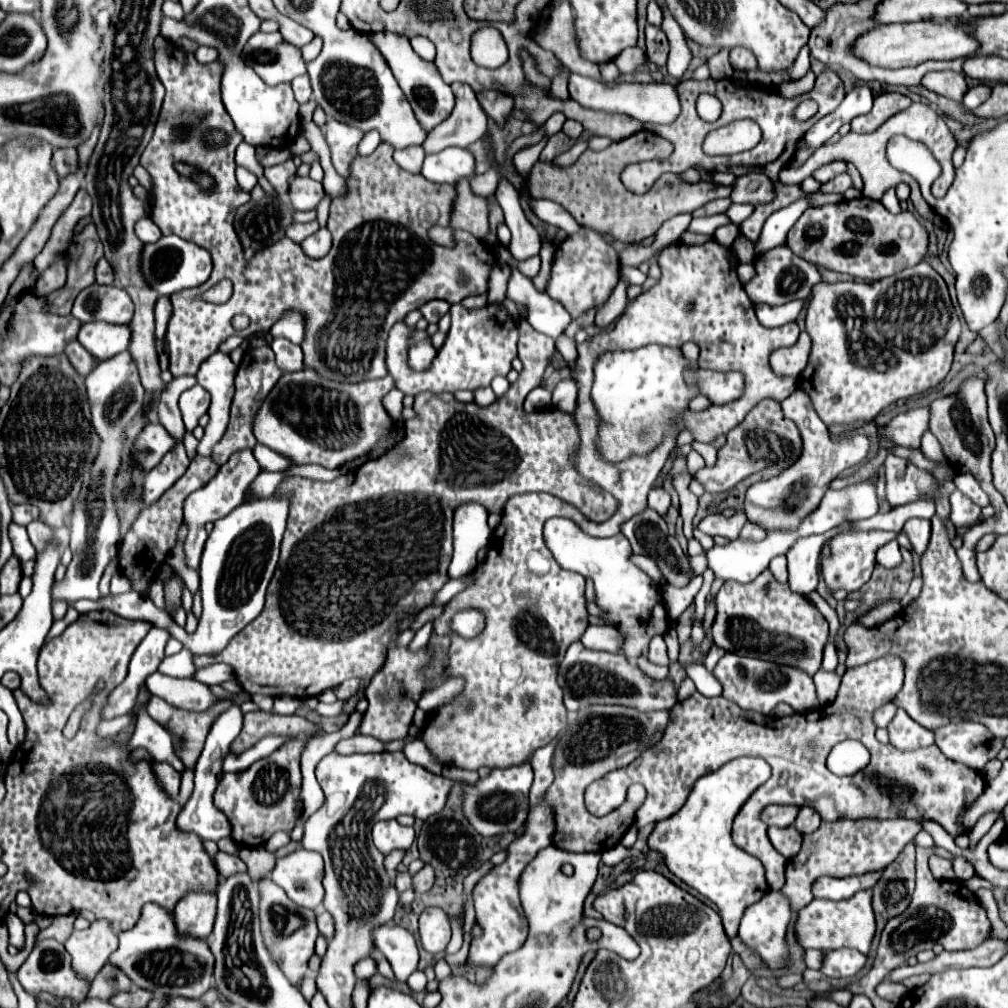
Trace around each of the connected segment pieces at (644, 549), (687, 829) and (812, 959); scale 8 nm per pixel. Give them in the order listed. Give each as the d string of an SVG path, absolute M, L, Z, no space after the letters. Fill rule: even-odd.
M646 507L644 511L640 511L640 515L634 515L630 521L622 523L620 531L626 535L626 539L630 541L634 553L638 555L648 555L652 557L660 571L664 573L664 579L672 585L678 585L678 587L684 587L690 583L690 563L688 563L688 557L682 553L678 541L672 541L672 537L668 535L668 527L664 523L664 519L650 507Z
M738 757L738 759L732 759L730 763L720 767L718 771L712 771L712 773L700 777L694 783L694 787L692 787L684 807L678 813L674 813L670 819L658 821L654 831L652 831L652 835L648 837L648 847L664 855L666 867L678 879L682 879L692 889L696 889L700 895L708 897L718 907L718 913L720 913L722 923L724 923L724 931L726 931L726 935L730 939L734 939L736 933L738 933L736 929L740 925L744 909L748 905L756 903L758 899L762 899L762 895L770 891L768 881L766 881L766 871L764 871L764 865L760 863L760 859L748 855L746 851L736 847L736 843L732 841L732 823L734 823L740 807L768 779L770 779L770 767L768 767L768 763L764 759L760 759L760 757Z
M808 949L806 951L806 965L810 969L820 969L822 961L824 961L824 951L818 951L818 949Z

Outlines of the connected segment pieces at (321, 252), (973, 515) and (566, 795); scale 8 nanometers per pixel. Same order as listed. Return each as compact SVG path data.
M318 229L314 235L306 237L300 247L304 249L304 253L308 257L324 257L328 251L330 251L330 245L332 245L332 237L328 233L328 229Z
M954 491L950 495L950 505L952 505L952 511L950 511L950 519L956 527L960 525L968 525L968 523L974 523L982 509L978 505L974 505L966 495L962 495L960 491Z
M592 705L578 711L574 723L562 733L556 751L554 751L554 783L550 785L546 799L556 809L556 833L554 845L566 851L594 851L604 853L618 845L622 835L634 823L636 811L646 797L646 790L641 784L629 787L626 801L622 807L614 809L606 817L594 817L586 811L582 793L586 785L598 777L620 769L626 761L638 759L648 747L654 747L668 725L668 711L634 711L634 707L624 705Z

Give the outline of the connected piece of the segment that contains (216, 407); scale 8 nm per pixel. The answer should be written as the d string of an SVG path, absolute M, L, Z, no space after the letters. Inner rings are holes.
M216 351L200 365L200 371L196 373L198 385L202 385L212 395L212 403L208 409L210 423L206 425L206 433L198 445L198 455L202 457L212 455L212 447L222 439L226 431L230 403L234 397L236 369L238 367L234 365L228 353Z

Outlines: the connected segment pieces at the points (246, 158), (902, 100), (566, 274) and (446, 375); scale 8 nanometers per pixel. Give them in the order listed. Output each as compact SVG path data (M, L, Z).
M240 143L240 145L238 145L238 149L236 149L236 163L248 167L248 169L254 171L258 177L262 175L262 167L260 167L260 163L258 163L258 159L256 159L256 147L252 147L252 145L248 145L248 143Z
M880 93L880 97L874 99L874 107L870 113L866 115L858 115L856 119L852 119L852 131L856 133L866 133L866 131L874 131L876 127L880 127L888 117L892 117L894 113L910 107L910 99L906 95L900 93Z
M580 227L576 235L564 239L564 243L556 249L550 279L546 285L546 293L560 301L572 317L582 315L590 307L600 307L620 279L620 257L612 243L606 241L602 233L596 233L590 227Z
M456 303L450 307L452 325L446 335L444 345L438 349L438 355L432 367L424 373L424 377L408 377L408 391L430 391L430 393L454 393L460 389L476 391L480 387L488 387L496 375L506 377L510 371L510 363L516 357L518 343L518 325L506 311L502 303L490 303L480 309L464 309L464 305Z

